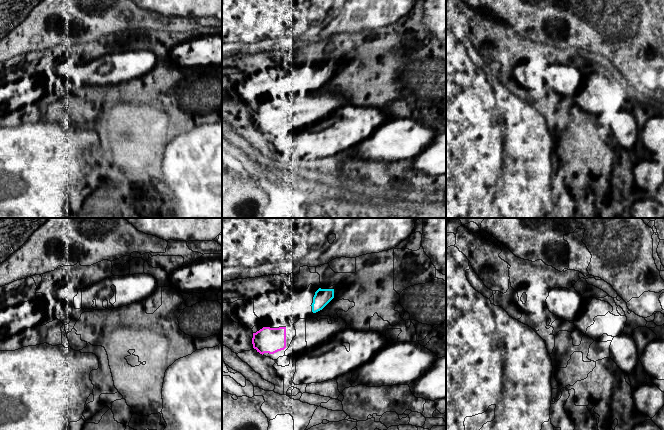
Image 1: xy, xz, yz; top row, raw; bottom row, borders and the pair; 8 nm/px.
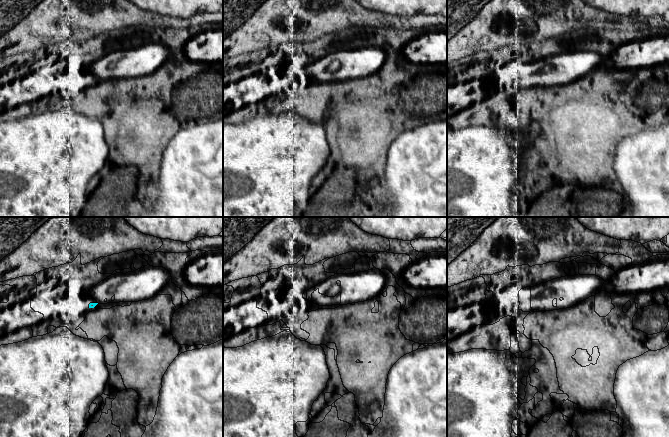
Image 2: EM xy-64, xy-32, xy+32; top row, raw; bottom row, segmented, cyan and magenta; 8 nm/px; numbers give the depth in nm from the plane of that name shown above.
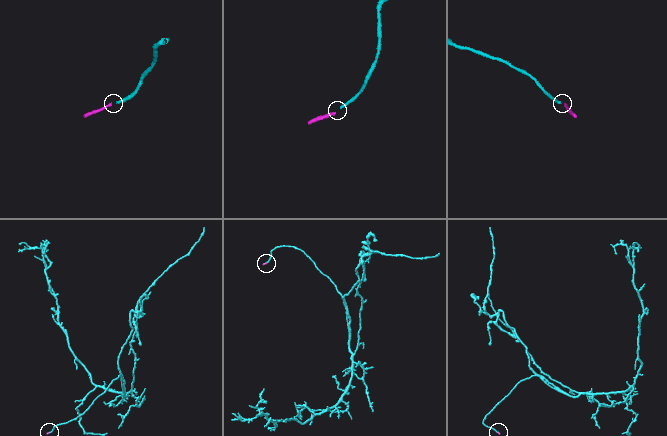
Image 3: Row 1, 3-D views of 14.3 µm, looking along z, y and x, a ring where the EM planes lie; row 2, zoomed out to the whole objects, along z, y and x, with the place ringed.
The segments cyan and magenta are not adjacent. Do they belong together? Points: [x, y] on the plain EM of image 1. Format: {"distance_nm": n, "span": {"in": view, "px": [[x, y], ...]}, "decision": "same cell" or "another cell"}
{"distance_nm": 260, "span": {"in": "xz", "px": [[312, 87], [285, 103]]}, "decision": "another cell"}

